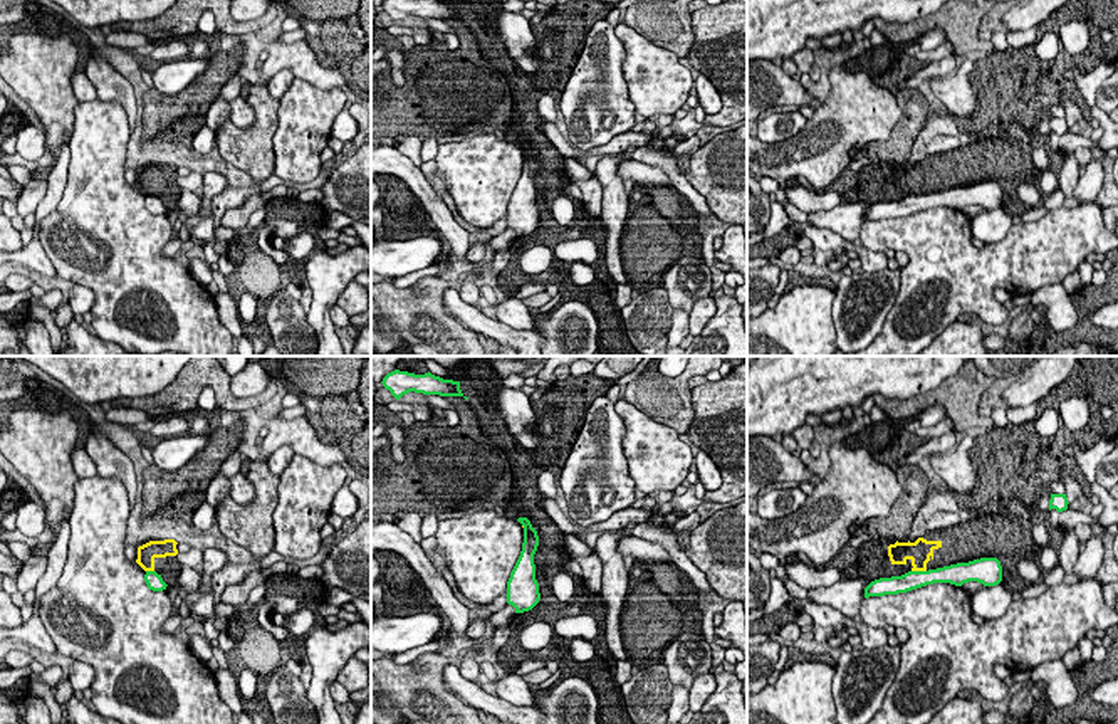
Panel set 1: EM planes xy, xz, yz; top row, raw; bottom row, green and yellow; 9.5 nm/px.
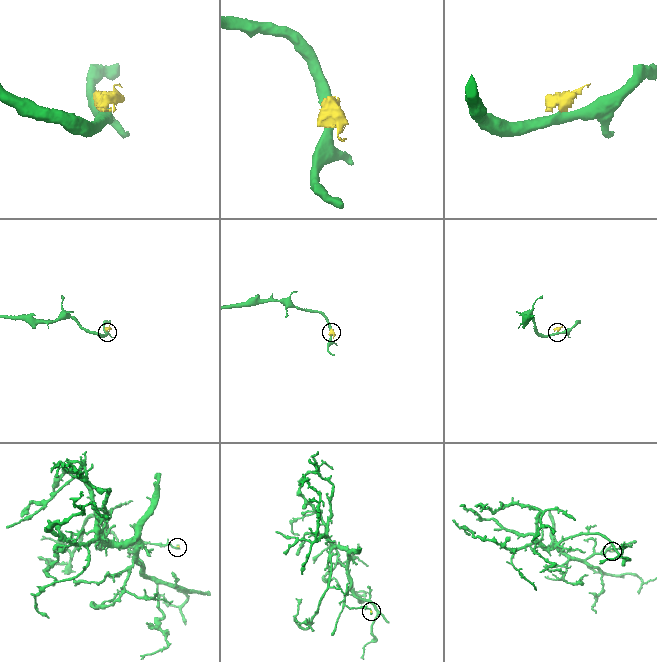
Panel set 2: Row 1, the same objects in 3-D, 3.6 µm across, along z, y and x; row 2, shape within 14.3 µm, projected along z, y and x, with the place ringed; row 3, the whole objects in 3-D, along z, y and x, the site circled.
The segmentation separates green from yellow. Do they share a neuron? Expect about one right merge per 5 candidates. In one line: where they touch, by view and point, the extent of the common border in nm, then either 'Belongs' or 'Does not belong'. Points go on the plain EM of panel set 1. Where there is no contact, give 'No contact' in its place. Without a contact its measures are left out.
Touches green at yz (919, 195). Shared border 140 nm. Does not belong

